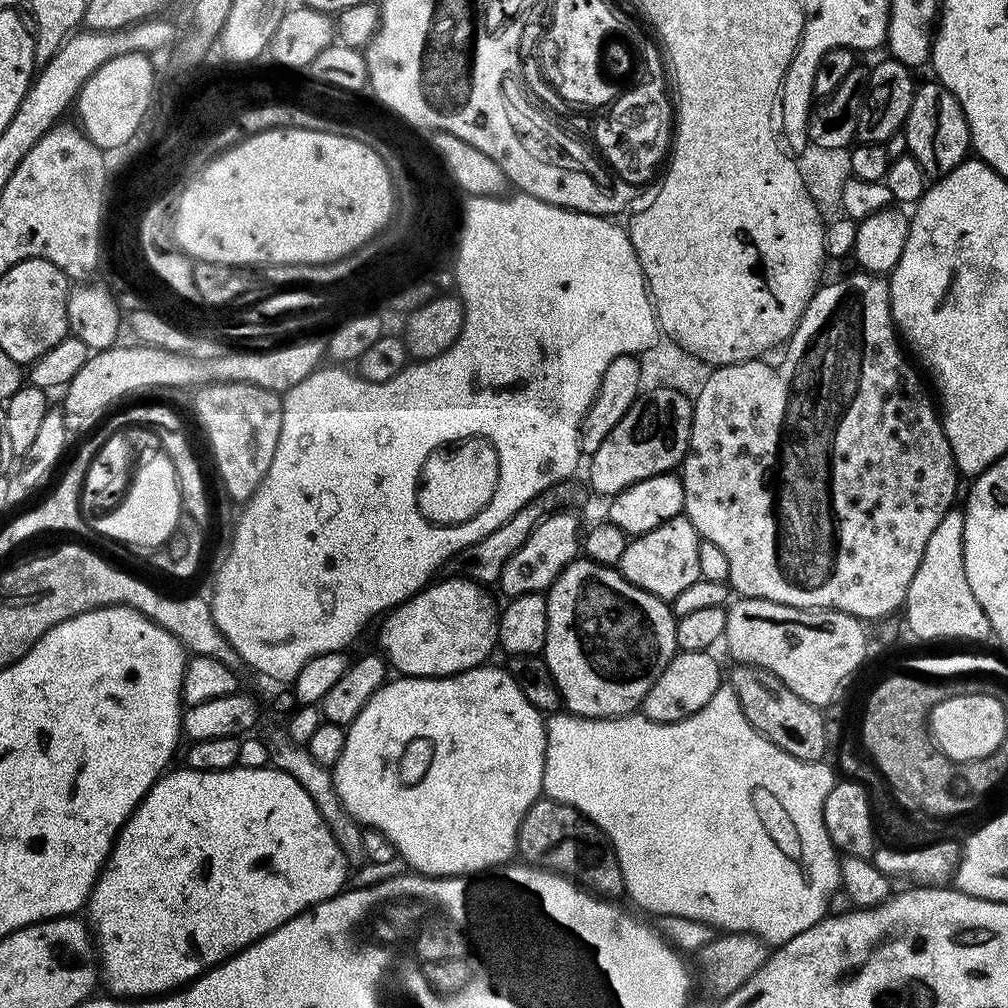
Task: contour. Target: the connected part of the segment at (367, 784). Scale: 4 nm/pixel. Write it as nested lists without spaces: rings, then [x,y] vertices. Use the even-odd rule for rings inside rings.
[[[488,667],[466,669],[453,676],[401,675],[396,678],[398,680],[389,679],[371,696],[366,706],[362,706],[358,718],[354,718],[354,722],[347,725],[346,746],[342,746],[342,756],[338,758],[335,768],[331,769],[336,793],[338,798],[342,798],[346,810],[361,826],[386,834],[386,838],[390,838],[390,842],[396,848],[399,859],[404,859],[412,867],[409,869],[421,876],[472,878],[475,877],[472,876],[475,872],[488,872],[491,868],[499,869],[507,865],[517,855],[517,840],[522,820],[544,791],[545,717],[534,706],[530,706],[530,702],[526,702],[526,694],[522,694],[518,682],[507,670],[503,667]]]

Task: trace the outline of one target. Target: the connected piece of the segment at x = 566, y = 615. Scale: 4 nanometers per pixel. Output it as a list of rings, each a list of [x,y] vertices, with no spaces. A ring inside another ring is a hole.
[[[575,558],[570,561],[547,589],[546,595],[548,598],[548,609],[546,610],[548,625],[546,626],[546,642],[544,643],[542,659],[546,662],[554,682],[558,686],[563,707],[571,715],[591,720],[612,720],[616,716],[627,716],[635,713],[643,705],[650,686],[654,686],[654,682],[658,682],[658,674],[662,674],[662,670],[666,670],[666,666],[678,651],[676,647],[677,617],[673,616],[669,601],[660,600],[654,594],[626,582],[624,575],[615,567],[607,564],[595,564],[593,560],[587,558]]]

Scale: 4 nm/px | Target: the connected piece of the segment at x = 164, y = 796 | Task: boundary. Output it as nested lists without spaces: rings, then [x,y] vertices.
[[[185,767],[184,772],[172,772],[161,775],[156,785],[145,794],[144,801],[130,814],[116,836],[116,844],[99,880],[92,887],[86,912],[92,915],[90,928],[94,933],[94,943],[98,949],[98,967],[102,984],[109,988],[116,998],[155,998],[166,996],[189,984],[198,976],[204,975],[209,968],[221,964],[223,960],[237,956],[244,948],[249,948],[256,940],[278,930],[295,916],[300,916],[326,902],[331,896],[339,896],[345,887],[344,879],[348,876],[350,865],[345,860],[338,842],[330,834],[328,824],[318,814],[310,794],[282,770],[273,768],[227,768],[221,772],[196,772]]]

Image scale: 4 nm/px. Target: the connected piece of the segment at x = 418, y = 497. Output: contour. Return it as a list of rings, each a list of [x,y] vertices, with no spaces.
[[[480,438],[442,440],[441,445],[433,446],[426,453],[416,476],[417,484],[413,484],[414,506],[424,524],[434,530],[449,531],[462,522],[472,523],[472,520],[487,512],[490,502],[494,502],[496,498],[496,460],[490,448],[480,448]]]

